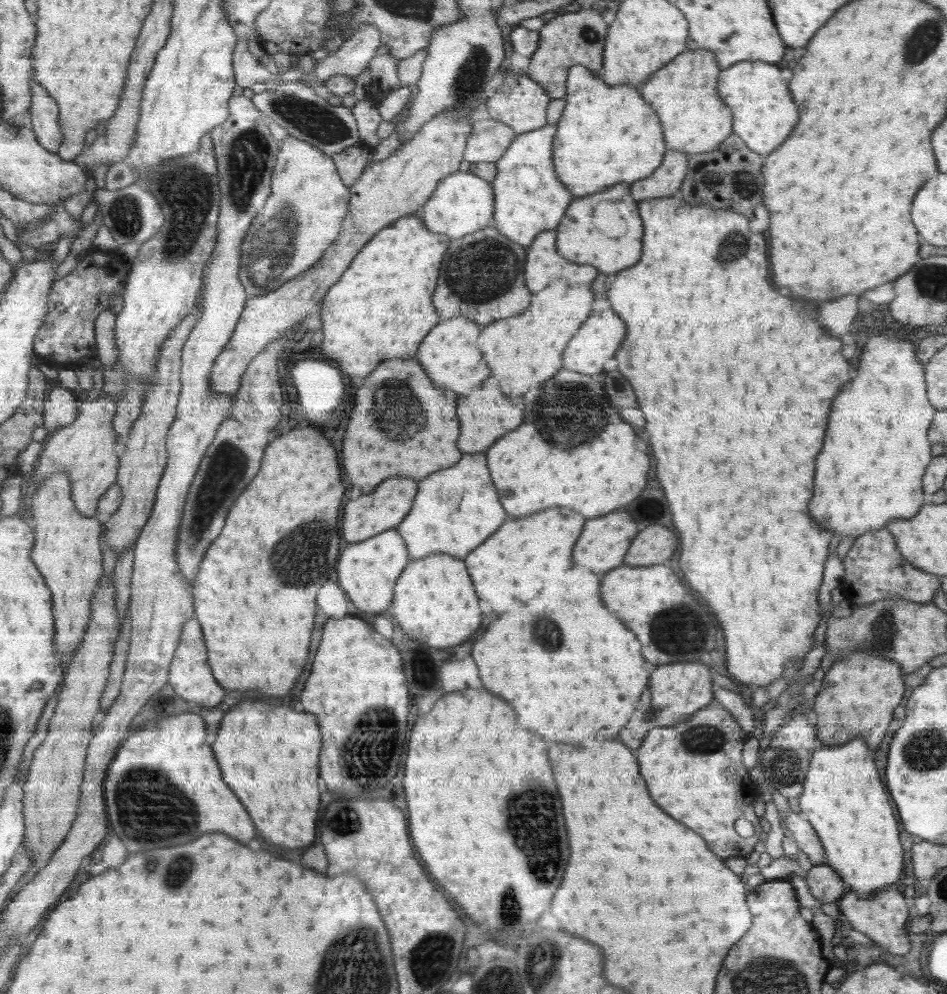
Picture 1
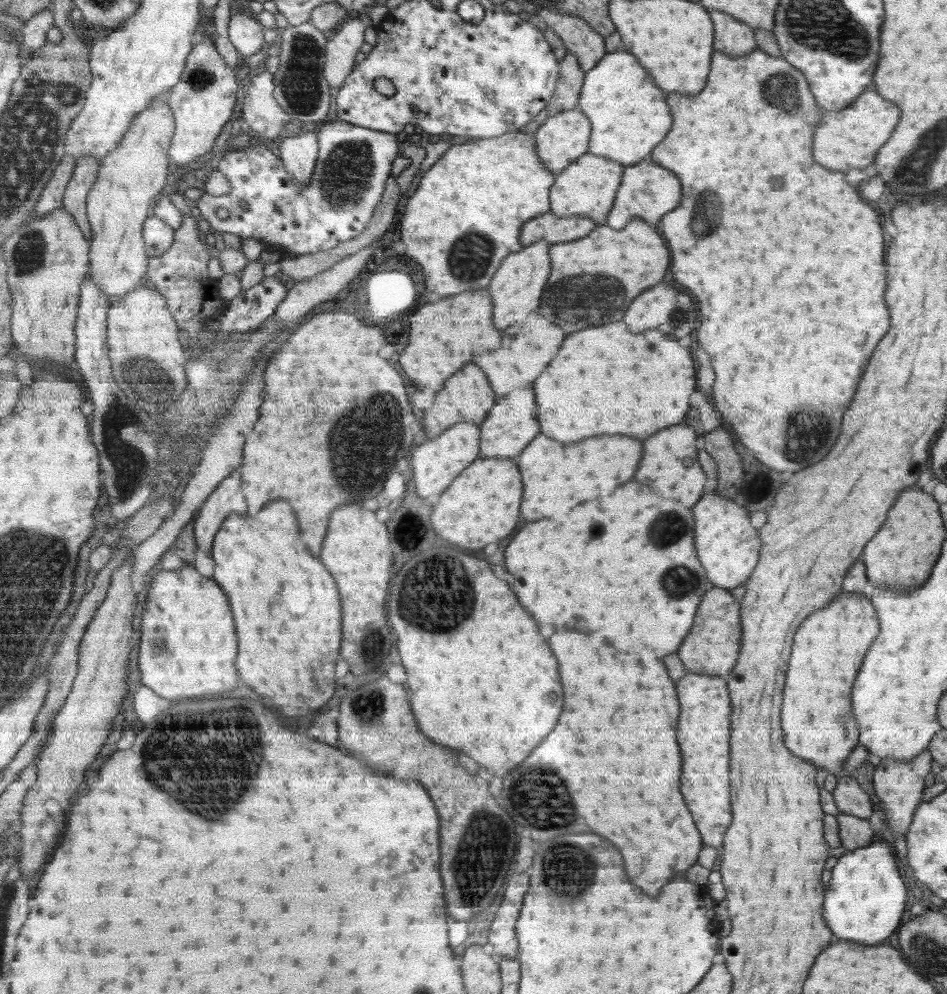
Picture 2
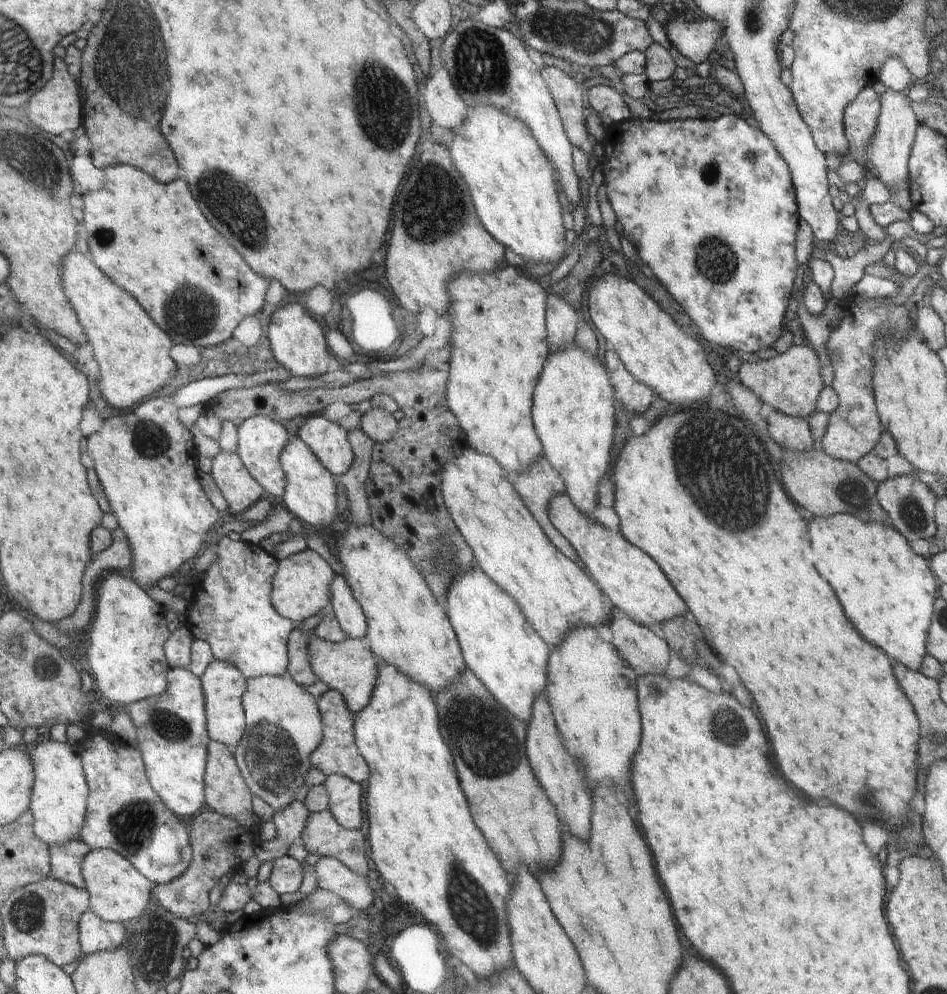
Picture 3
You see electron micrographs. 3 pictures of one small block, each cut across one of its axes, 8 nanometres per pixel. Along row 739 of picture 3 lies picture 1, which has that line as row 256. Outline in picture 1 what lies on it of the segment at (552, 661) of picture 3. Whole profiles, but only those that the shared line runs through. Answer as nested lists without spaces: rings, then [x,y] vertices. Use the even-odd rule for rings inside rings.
[[[620,182],[618,185],[608,186],[608,189],[600,193],[590,194],[592,198],[573,199],[574,206],[569,206],[570,214],[565,214],[561,224],[555,229],[557,254],[569,259],[576,264],[590,264],[598,270],[602,270],[605,275],[616,274],[624,268],[634,266],[642,256],[644,224],[641,216],[638,216],[638,208],[634,203],[633,195],[630,194],[630,185]],[[604,204],[604,212],[620,212],[622,222],[620,228],[626,228],[624,234],[612,238],[600,232],[600,228],[594,226],[592,212],[596,206]]]

